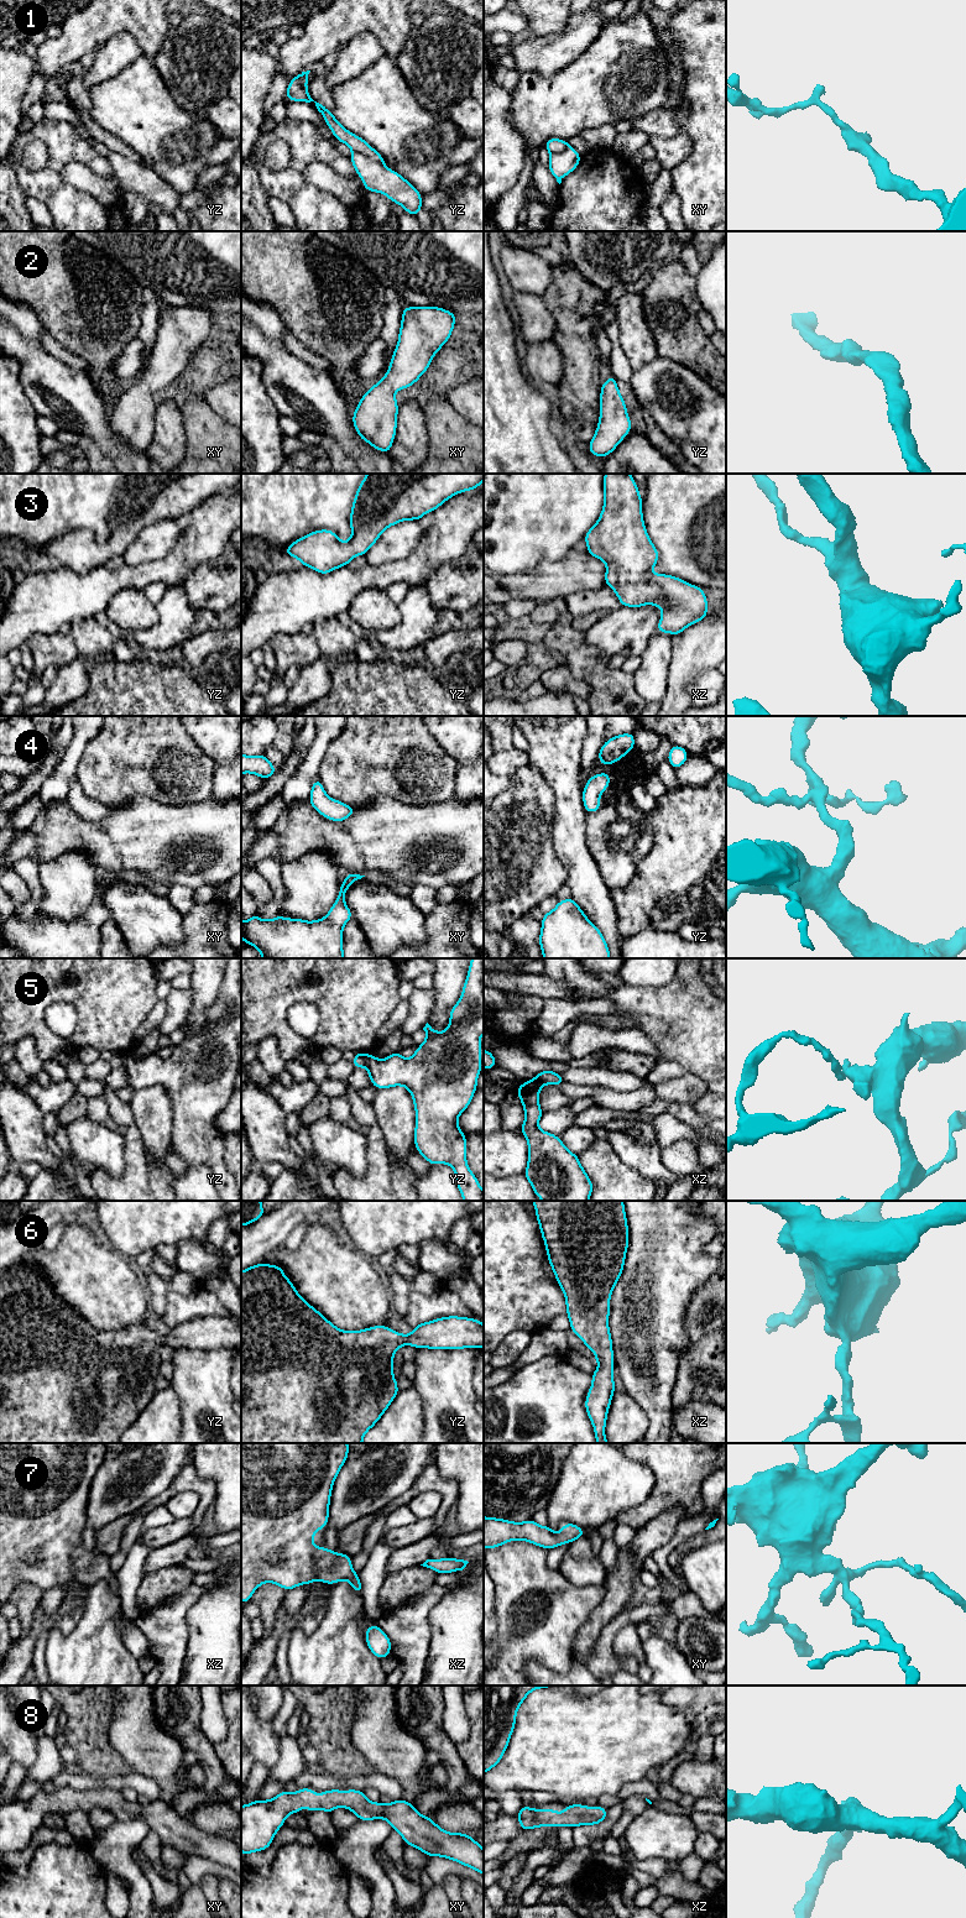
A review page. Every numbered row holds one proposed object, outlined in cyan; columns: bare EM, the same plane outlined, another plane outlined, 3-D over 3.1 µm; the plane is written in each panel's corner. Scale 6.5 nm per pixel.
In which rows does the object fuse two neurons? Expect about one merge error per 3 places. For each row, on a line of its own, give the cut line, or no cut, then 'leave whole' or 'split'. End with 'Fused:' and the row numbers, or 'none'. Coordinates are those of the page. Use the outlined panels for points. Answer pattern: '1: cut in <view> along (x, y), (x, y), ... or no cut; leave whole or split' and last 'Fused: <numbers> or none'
1: cut in yz along (353, 151), (359, 151), (384, 166); split
2: no cut; leave whole
3: no cut; leave whole
4: no cut; leave whole
5: cut in yz along (366, 1054), (364, 1065); split
6: no cut; leave whole
7: no cut; leave whole
8: no cut; leave whole
Fused: 1, 5

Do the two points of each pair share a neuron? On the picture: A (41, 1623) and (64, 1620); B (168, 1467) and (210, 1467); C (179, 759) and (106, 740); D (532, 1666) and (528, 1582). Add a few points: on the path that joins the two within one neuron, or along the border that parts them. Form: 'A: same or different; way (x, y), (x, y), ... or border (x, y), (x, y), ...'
A: same; way (47, 1623), (58, 1621)
B: different; border (191, 1456), (192, 1458)
C: same; way (161, 759), (146, 750), (125, 750)
D: different; border (525, 1662), (538, 1661), (557, 1672)

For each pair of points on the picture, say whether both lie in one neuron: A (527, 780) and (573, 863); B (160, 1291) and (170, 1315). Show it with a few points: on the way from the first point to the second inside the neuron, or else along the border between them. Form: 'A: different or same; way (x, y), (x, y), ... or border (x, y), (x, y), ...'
A: different; border (553, 798), (552, 846), (558, 856)
B: different; border (192, 1291), (168, 1287), (166, 1307), (160, 1313)

